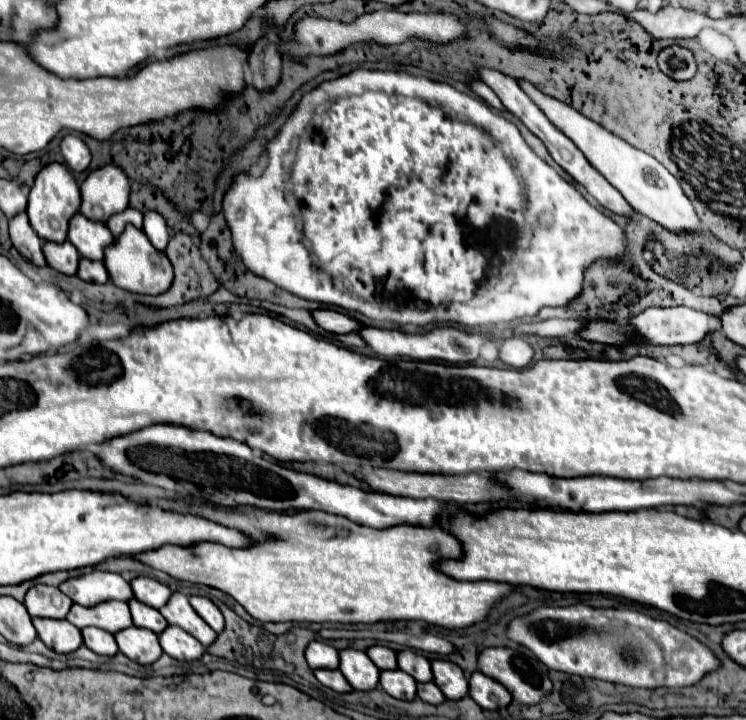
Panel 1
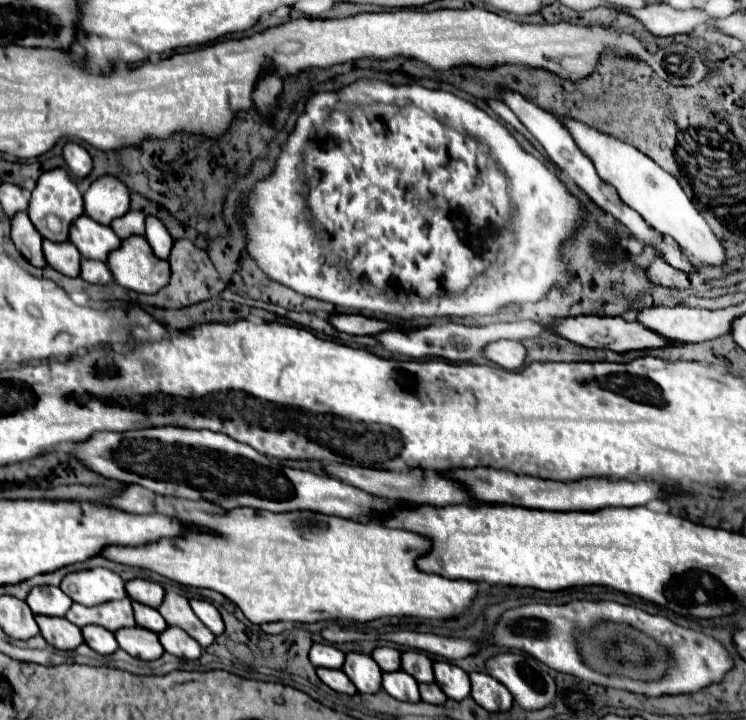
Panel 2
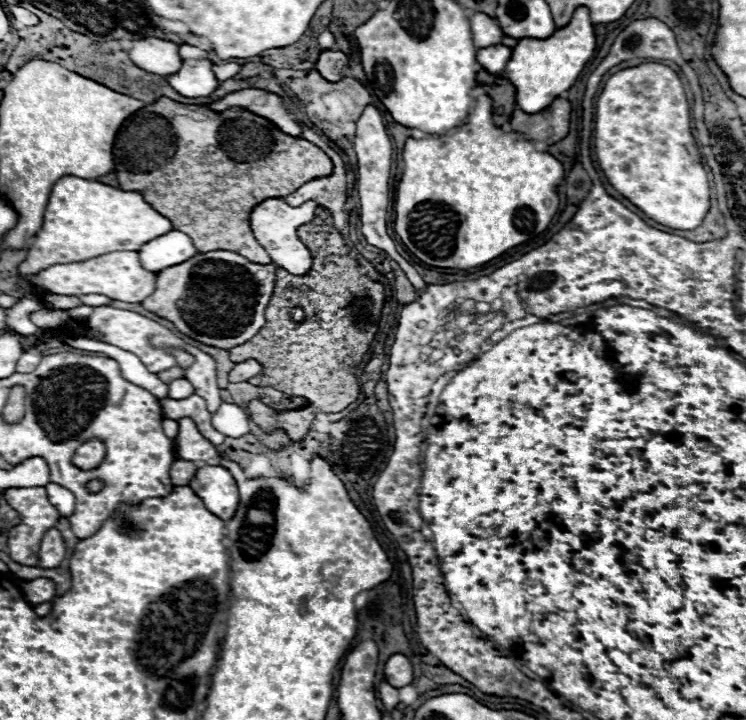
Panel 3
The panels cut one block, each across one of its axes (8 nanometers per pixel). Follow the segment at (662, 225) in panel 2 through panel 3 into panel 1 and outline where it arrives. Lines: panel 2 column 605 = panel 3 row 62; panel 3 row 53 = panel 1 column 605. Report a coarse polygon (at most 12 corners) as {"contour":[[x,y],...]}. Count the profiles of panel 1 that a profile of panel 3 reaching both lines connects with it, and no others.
{"contour":[[518,86],[636,212],[702,228],[680,182],[566,102]]}

